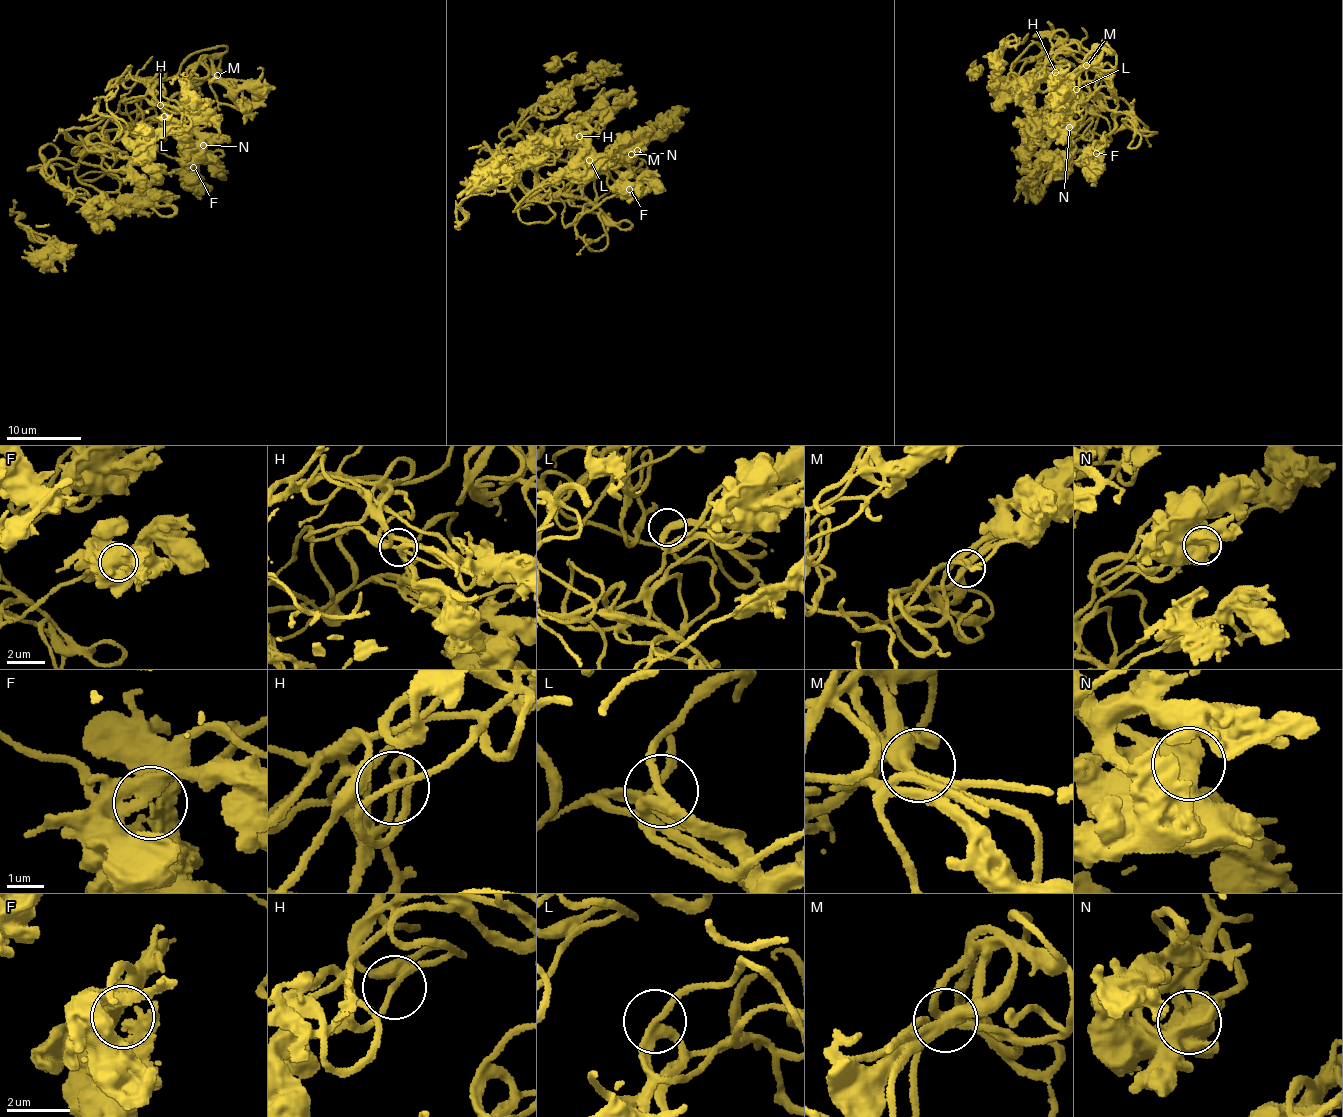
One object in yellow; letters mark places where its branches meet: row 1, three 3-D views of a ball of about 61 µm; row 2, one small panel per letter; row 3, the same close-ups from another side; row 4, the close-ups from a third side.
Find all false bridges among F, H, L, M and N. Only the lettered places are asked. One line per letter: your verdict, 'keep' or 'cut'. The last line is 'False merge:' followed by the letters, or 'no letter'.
F: keep
H: keep
L: keep
M: keep
N: keep
False merge: no letter

